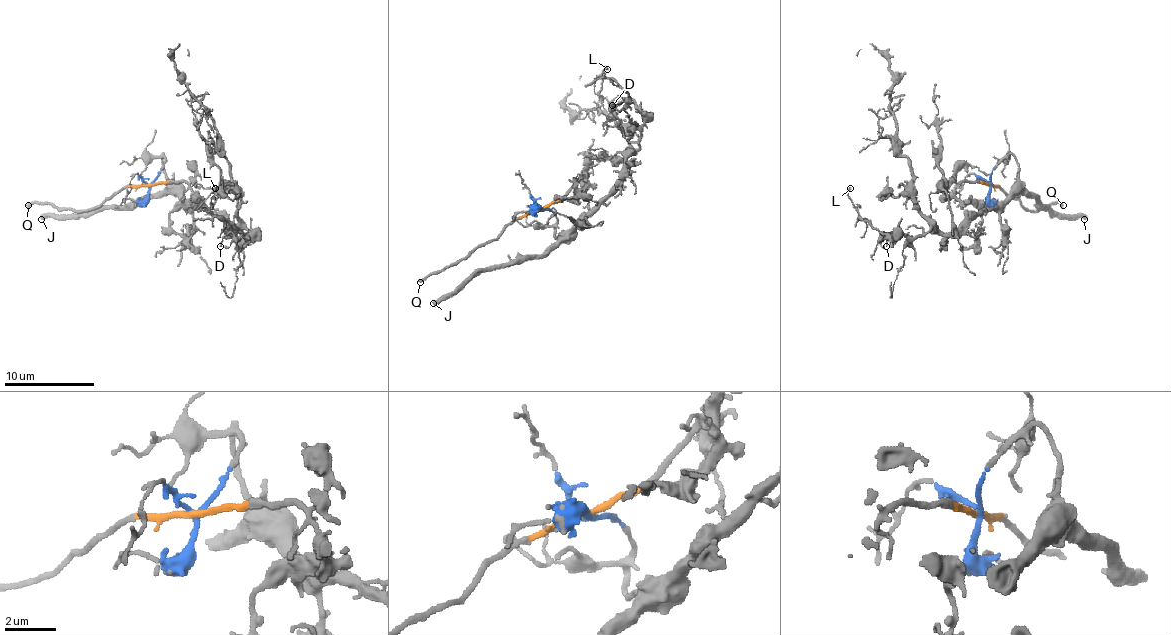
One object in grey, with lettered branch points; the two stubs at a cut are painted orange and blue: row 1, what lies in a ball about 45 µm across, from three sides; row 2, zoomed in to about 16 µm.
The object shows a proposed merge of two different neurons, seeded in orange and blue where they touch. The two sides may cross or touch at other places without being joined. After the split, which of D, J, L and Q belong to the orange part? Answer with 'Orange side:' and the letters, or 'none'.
Orange side: Q

